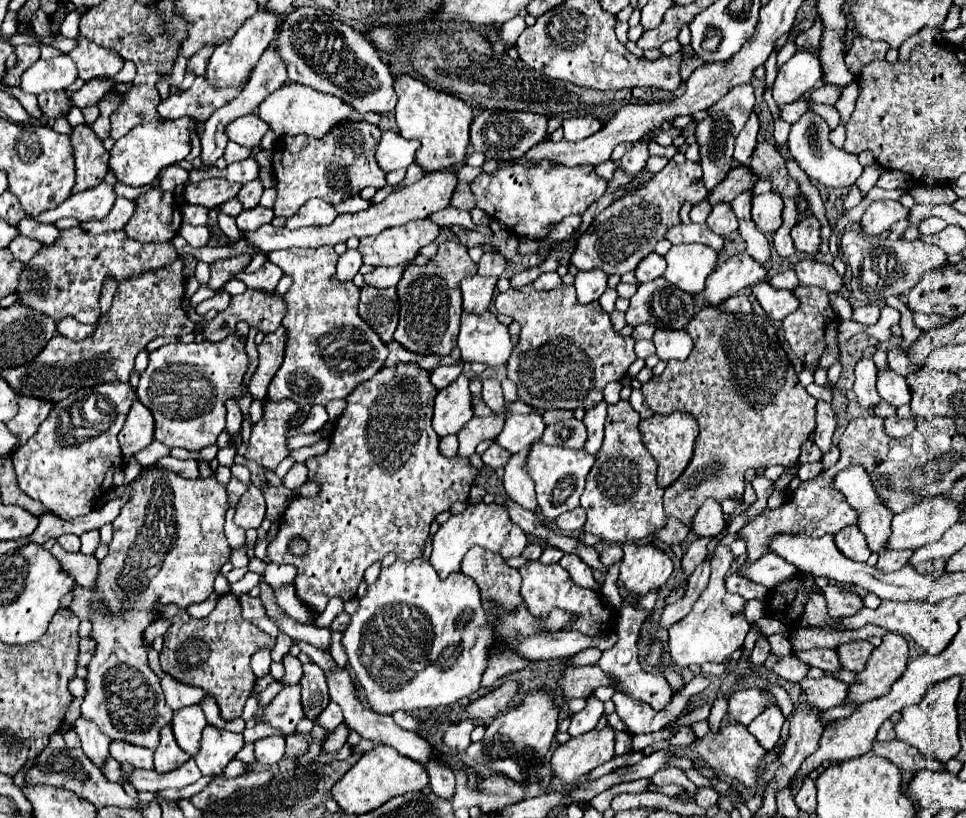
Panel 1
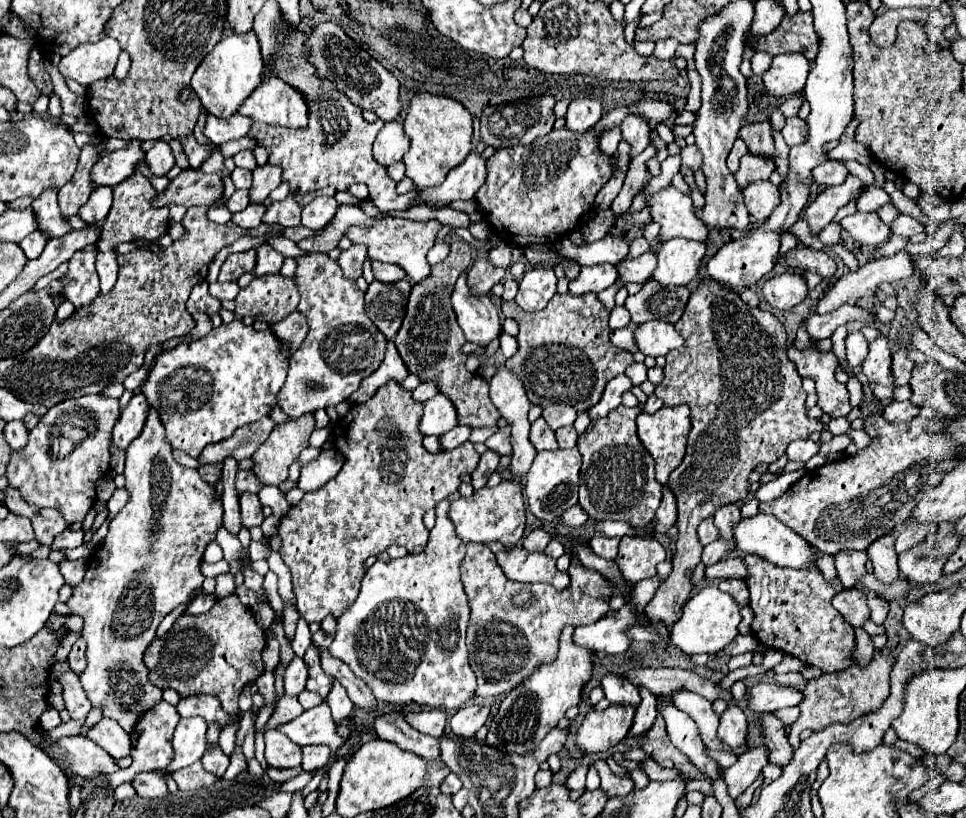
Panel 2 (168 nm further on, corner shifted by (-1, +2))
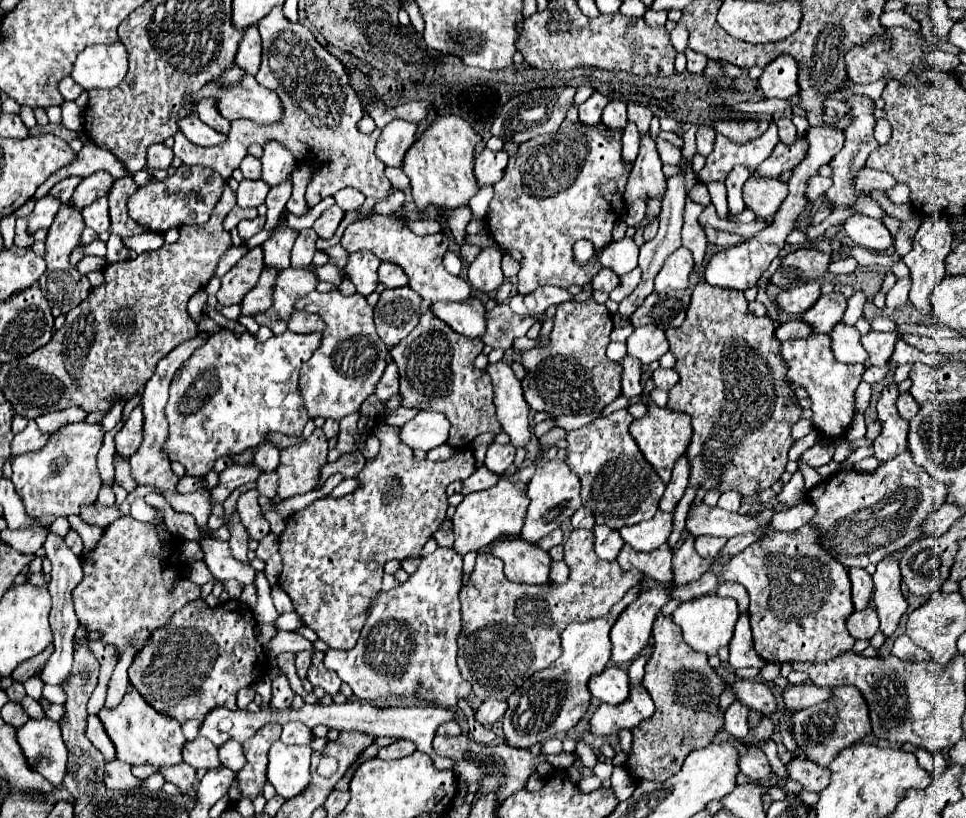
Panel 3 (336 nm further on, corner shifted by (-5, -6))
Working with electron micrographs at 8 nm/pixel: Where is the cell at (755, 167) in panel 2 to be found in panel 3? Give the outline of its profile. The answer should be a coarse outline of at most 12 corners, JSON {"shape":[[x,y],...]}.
{"shape":[[805,135],[797,143],[779,141],[753,173],[767,179],[789,171],[807,151]]}

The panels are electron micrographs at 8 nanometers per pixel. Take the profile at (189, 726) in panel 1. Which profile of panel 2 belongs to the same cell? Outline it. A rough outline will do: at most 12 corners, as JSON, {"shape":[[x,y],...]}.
{"shape":[[181,719],[173,733],[175,759],[161,771],[197,763],[207,747],[205,719]]}

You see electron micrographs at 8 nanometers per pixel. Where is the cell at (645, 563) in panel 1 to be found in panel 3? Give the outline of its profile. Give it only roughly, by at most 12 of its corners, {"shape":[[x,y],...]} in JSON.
{"shape":[[627,543],[617,555],[621,569],[639,569],[645,577],[673,581],[673,549],[663,543],[651,553]]}

